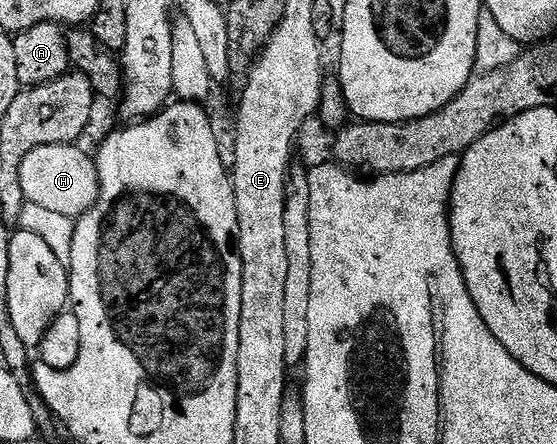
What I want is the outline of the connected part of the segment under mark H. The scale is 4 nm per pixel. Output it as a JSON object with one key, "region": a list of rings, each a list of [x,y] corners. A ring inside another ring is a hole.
{"region":[[[78,144],[37,147],[37,151],[29,151],[19,170],[21,189],[25,191],[29,204],[37,204],[77,219],[98,202],[99,172],[95,166],[95,157]]]}

